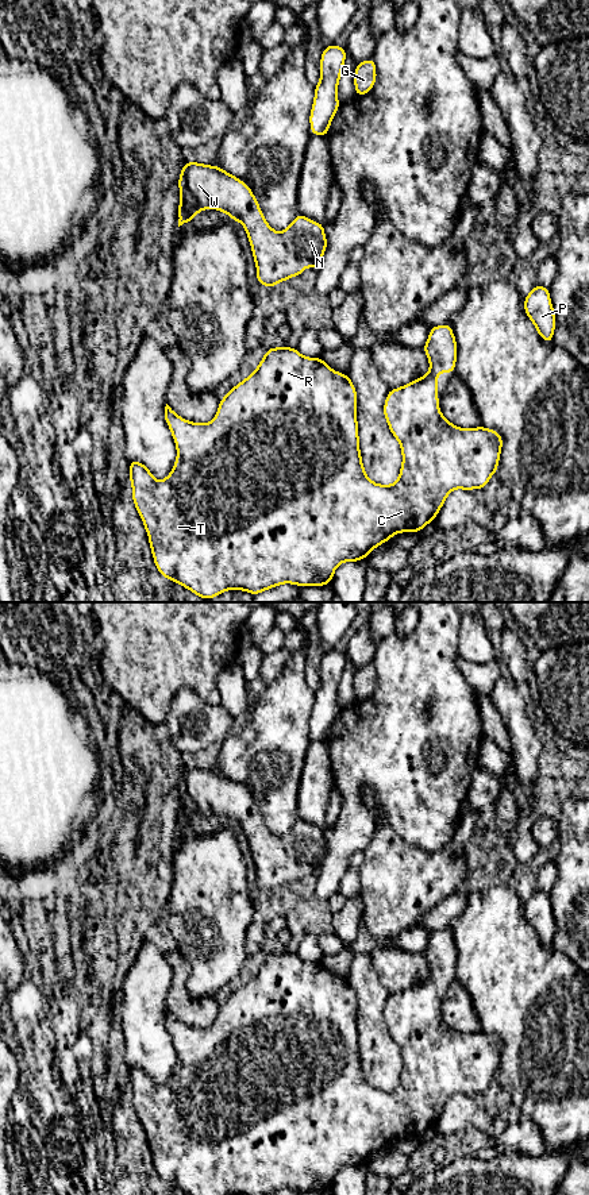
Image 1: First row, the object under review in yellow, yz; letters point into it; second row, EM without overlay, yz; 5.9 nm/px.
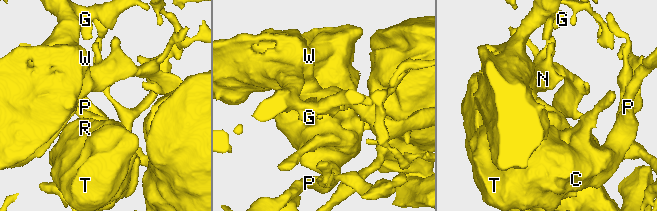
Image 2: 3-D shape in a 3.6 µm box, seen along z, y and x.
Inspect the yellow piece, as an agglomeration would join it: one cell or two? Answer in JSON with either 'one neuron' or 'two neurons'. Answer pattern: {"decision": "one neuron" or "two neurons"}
{"decision": "one neuron"}

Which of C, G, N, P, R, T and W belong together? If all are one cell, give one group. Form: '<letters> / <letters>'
C G N P R T W

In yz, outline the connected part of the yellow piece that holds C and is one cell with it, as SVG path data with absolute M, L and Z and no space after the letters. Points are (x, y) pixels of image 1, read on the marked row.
M451 325L431 327L428 339L423 350L430 361L430 371L397 389L390 389L385 404L384 416L392 435L401 447L403 463L399 478L392 485L378 485L369 479L362 464L359 451L358 421L357 421L357 389L349 375L332 370L320 356L308 358L301 355L297 348L288 346L266 350L258 367L240 383L228 390L224 398L219 401L219 409L212 421L199 424L180 417L168 404L165 406L165 421L170 428L177 448L176 463L170 474L163 481L157 481L151 471L138 460L130 460L130 481L132 486L132 501L145 529L149 535L150 550L154 564L162 577L172 582L180 583L196 595L211 600L226 590L245 590L257 595L267 589L277 587L282 583L292 583L300 587L324 586L332 582L336 567L343 562L358 562L369 556L370 551L380 544L389 541L394 533L416 532L419 533L427 524L435 520L442 509L447 496L454 489L473 490L484 489L490 477L497 473L503 437L494 429L476 427L471 429L459 428L451 424L442 413L438 398L438 374L454 373L457 362L457 340Z

